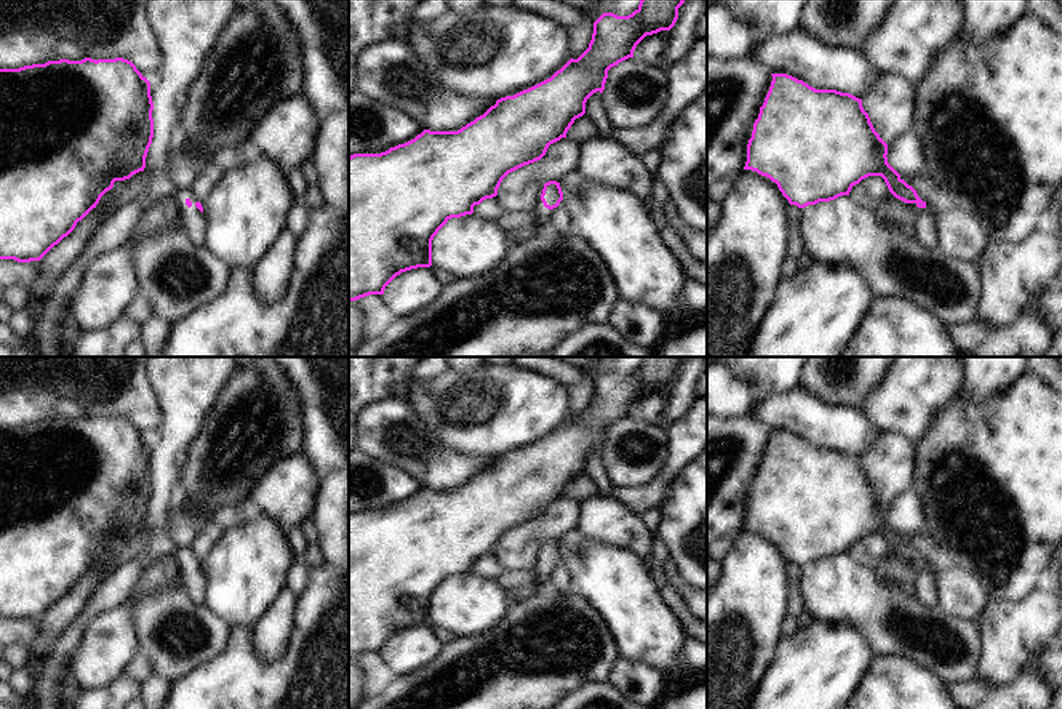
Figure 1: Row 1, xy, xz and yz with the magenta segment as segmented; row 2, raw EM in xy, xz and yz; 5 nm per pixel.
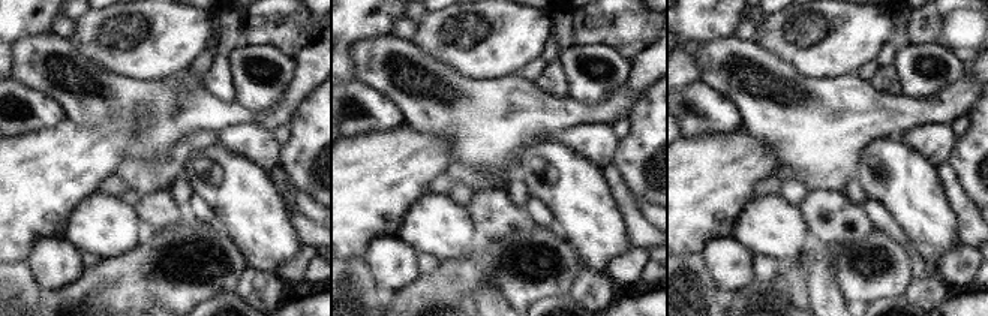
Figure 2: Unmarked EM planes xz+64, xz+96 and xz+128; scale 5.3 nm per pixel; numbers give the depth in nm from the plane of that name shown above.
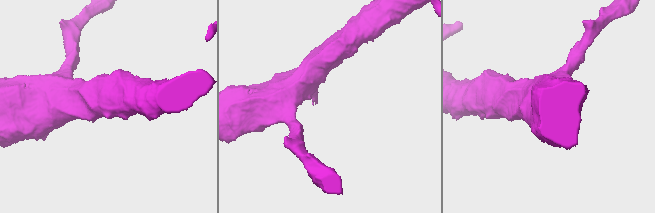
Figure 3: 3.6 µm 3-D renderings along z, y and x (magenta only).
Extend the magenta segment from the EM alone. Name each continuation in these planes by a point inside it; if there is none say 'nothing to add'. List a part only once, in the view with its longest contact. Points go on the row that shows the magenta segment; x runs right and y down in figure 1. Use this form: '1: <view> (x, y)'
1: xy (191, 220)

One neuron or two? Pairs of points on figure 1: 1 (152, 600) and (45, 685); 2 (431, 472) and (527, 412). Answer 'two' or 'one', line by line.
1: two
2: two

